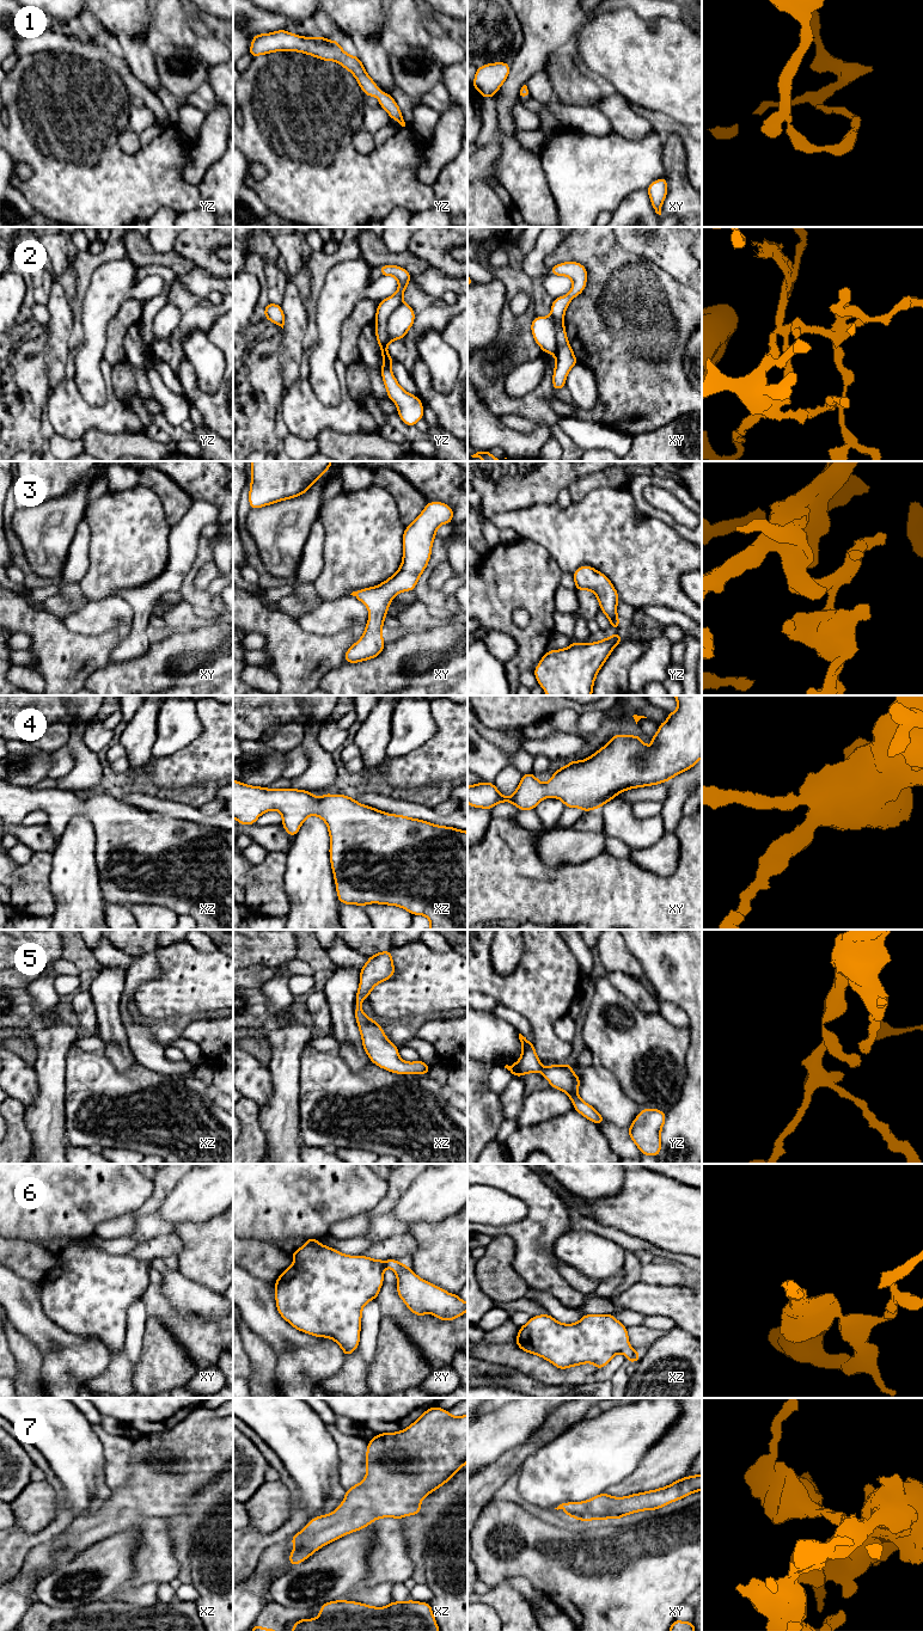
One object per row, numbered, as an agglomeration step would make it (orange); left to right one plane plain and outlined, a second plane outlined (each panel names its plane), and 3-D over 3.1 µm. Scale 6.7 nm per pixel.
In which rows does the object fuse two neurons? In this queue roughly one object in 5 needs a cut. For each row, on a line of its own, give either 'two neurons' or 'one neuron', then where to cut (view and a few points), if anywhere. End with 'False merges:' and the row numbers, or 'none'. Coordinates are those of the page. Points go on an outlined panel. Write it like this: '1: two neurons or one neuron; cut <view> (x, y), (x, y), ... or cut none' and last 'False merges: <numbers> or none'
1: one neuron; cut none
2: two neurons; cut yz (402, 301), (387, 319), (386, 344)
3: one neuron; cut none
4: one neuron; cut none
5: one neuron; cut none
6: one neuron; cut none
7: one neuron; cut none
False merges: 2

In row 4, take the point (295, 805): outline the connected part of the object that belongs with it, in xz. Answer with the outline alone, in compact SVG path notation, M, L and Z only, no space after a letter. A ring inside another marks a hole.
M233 779L233 817L238 823L253 824L262 814L271 810L282 815L283 829L292 838L298 834L308 816L316 815L326 823L330 835L330 864L341 903L362 907L369 903L397 906L412 915L427 916L430 920L428 930L467 930L467 832L387 814L344 795L325 792L317 798L306 790L274 790L250 786Z

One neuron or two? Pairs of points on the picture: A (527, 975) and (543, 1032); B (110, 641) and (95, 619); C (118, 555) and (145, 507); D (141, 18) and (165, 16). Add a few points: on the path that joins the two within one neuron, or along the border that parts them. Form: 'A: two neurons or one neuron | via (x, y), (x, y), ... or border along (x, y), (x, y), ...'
A: one neuron | via (542, 989), (543, 1018)
B: two neurons | border along (129, 625), (114, 627), (98, 635), (77, 633)
C: one neuron | via (129, 543), (129, 526), (134, 519)
D: two neurons | border along (152, 17), (153, 24)

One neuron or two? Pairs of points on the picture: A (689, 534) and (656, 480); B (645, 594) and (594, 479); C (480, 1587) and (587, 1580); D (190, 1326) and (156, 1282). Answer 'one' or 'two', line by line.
A: one
B: two
C: two
D: one

